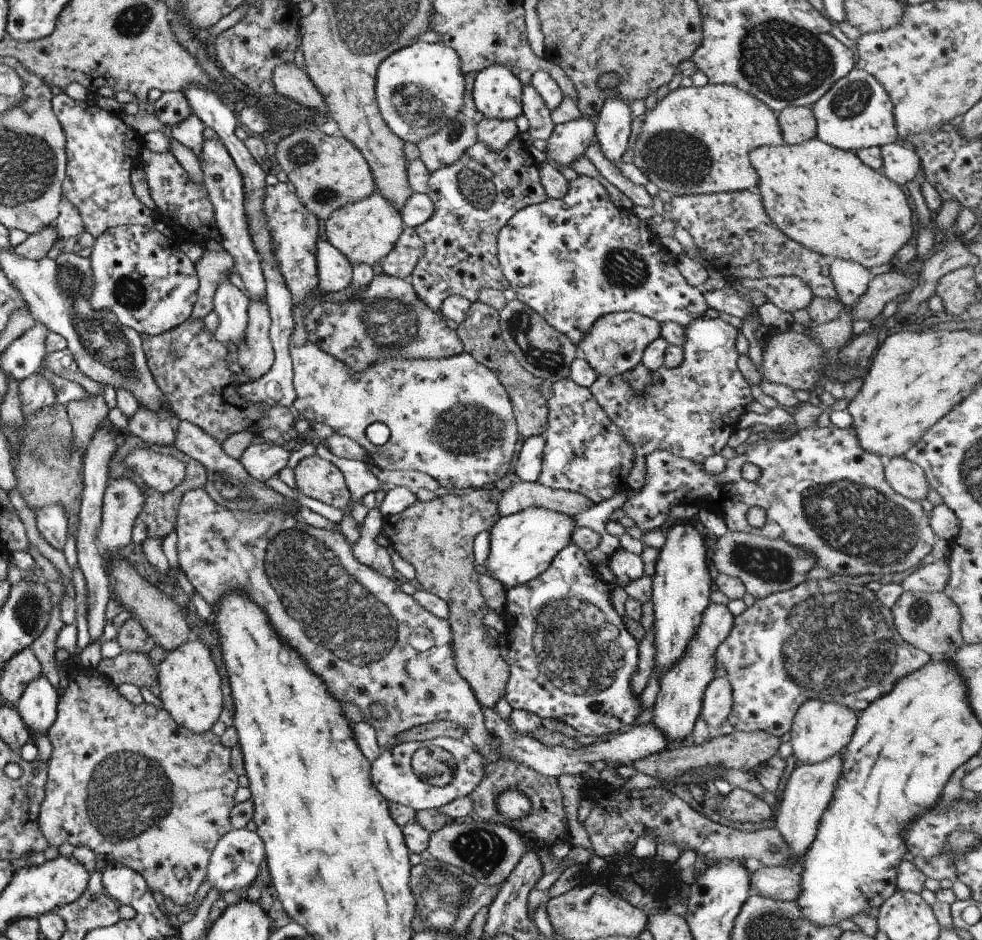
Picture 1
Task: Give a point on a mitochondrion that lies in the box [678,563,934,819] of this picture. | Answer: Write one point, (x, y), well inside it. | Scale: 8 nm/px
(836, 643)

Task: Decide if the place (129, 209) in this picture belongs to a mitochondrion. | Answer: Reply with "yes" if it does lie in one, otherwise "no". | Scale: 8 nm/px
no

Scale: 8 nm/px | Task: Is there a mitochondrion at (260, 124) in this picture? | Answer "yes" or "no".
no

